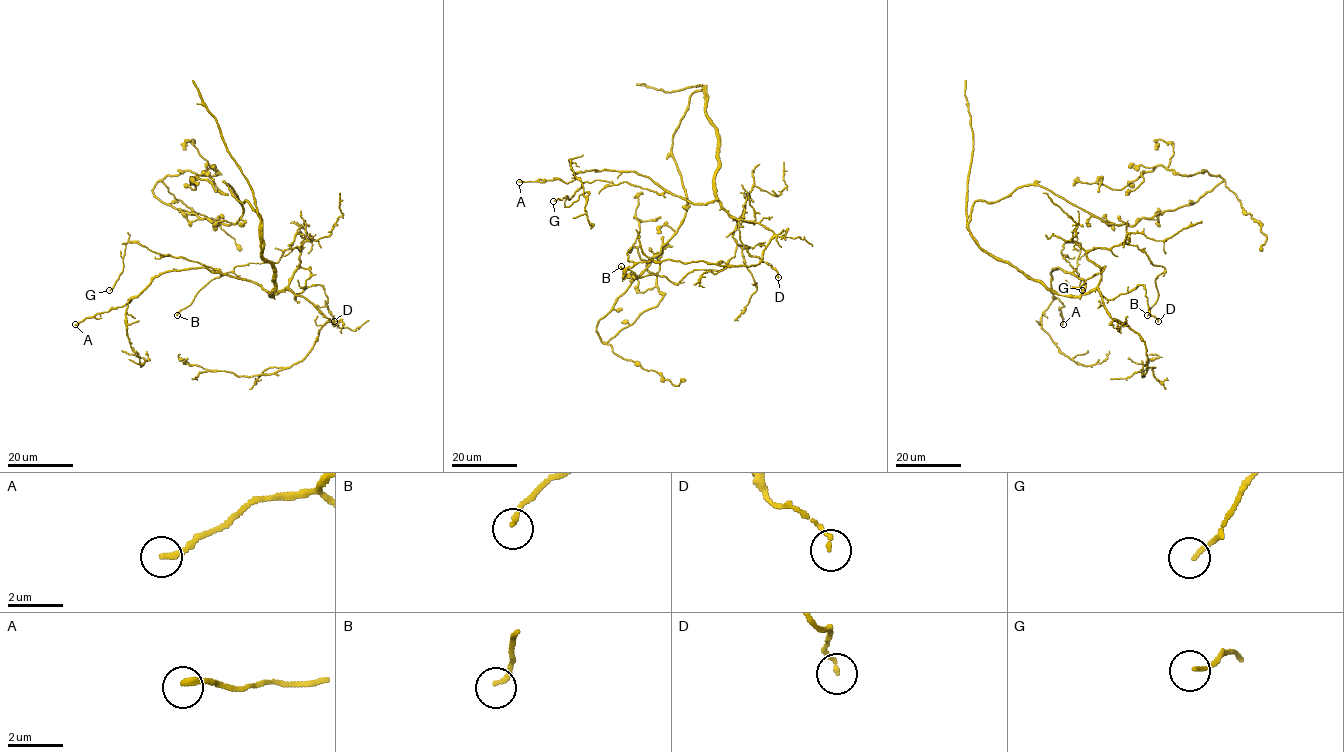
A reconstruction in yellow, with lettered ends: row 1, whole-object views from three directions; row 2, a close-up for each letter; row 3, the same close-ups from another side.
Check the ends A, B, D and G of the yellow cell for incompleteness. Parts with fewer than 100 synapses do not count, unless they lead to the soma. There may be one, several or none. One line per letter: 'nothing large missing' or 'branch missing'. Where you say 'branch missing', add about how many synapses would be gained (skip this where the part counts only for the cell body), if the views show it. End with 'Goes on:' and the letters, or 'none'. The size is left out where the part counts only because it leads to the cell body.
A: nothing large missing
B: nothing large missing
D: nothing large missing
G: nothing large missing
Goes on: none

